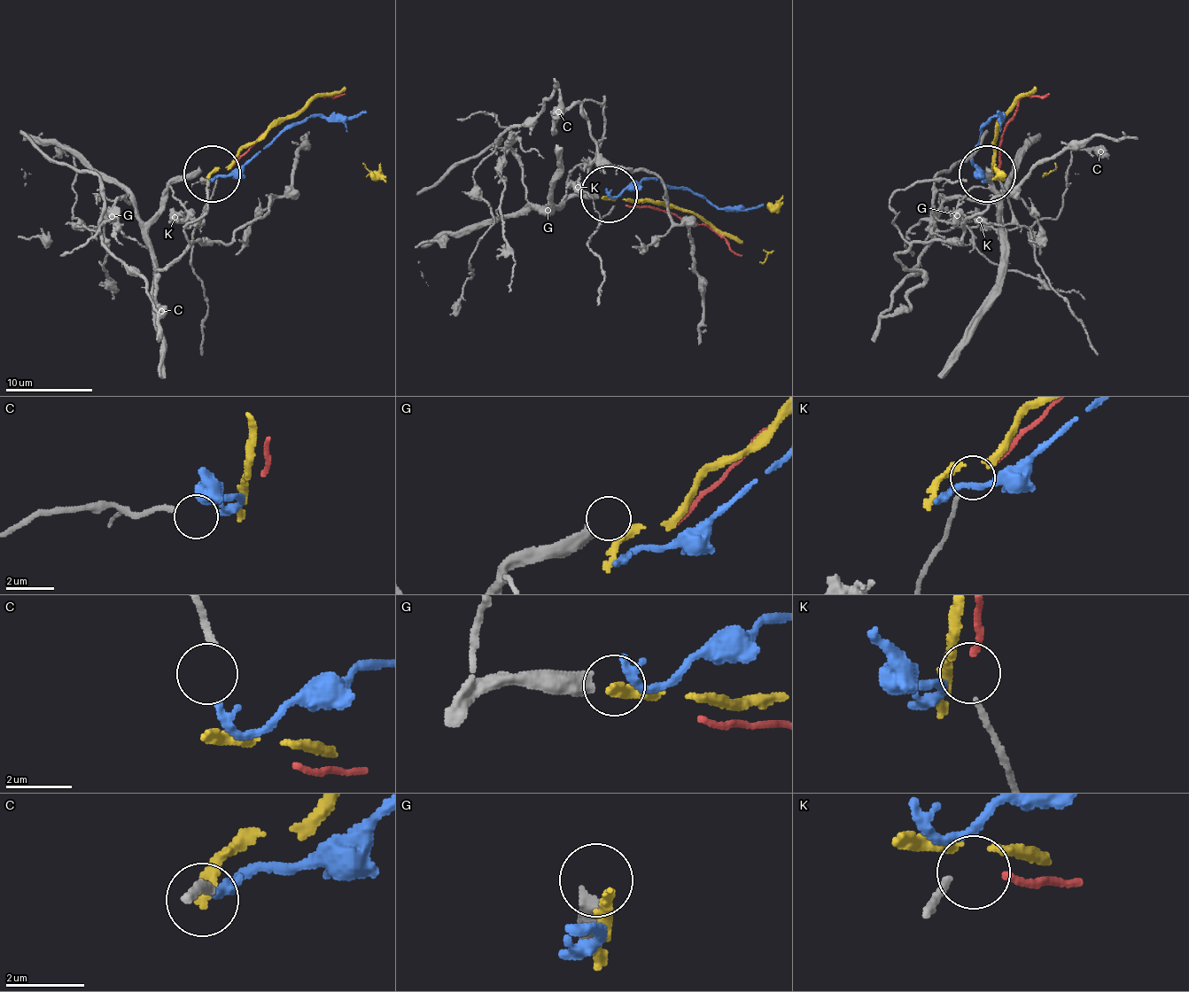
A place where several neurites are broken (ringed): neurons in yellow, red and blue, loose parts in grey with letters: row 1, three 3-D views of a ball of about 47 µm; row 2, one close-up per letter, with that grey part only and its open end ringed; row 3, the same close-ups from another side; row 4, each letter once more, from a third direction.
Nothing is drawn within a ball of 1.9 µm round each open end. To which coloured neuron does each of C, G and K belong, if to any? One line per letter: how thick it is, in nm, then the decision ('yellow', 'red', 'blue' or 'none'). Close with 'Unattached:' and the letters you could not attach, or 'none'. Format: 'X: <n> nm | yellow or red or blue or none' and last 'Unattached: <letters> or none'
C: 240 nm | blue
G: 500 nm | none
K: 170 nm | red
Unattached: G

